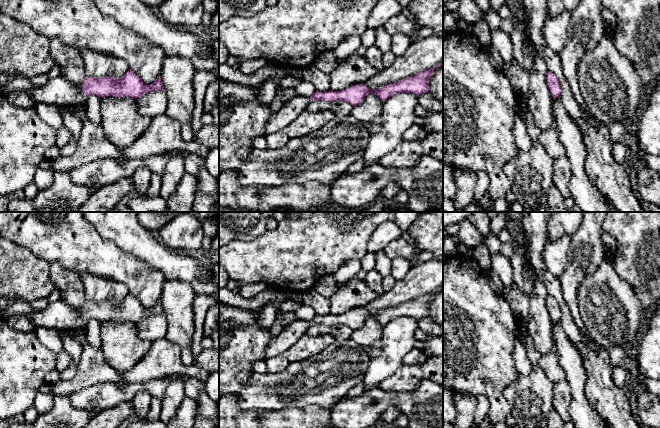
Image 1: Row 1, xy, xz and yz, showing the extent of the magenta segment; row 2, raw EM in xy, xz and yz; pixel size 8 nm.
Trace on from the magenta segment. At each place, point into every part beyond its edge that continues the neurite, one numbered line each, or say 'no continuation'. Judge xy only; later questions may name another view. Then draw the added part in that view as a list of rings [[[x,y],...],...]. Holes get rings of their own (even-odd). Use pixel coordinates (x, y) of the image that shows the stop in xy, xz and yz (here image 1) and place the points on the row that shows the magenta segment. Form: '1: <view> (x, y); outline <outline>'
1: xy (59, 91); outline [[[12,76],[0,80],[0,94],[13,91],[28,91],[33,100],[61,106],[74,106],[86,100],[88,96],[83,93],[82,86],[76,86],[63,76],[49,79],[43,86],[35,88],[31,79],[22,76]]]

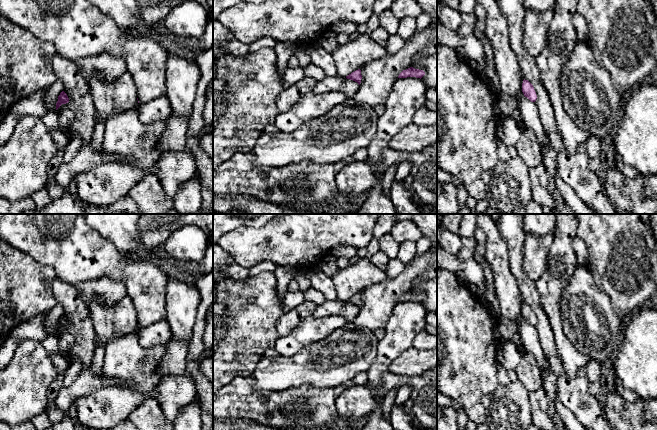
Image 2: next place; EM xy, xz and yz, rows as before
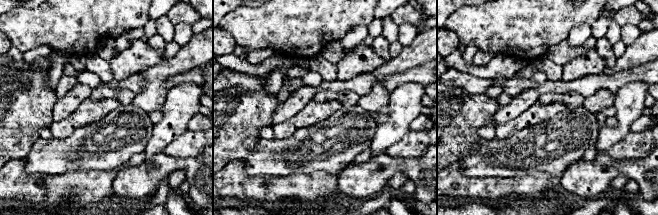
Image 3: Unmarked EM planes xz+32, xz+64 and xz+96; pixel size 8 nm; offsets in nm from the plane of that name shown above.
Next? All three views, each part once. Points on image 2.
no continuation

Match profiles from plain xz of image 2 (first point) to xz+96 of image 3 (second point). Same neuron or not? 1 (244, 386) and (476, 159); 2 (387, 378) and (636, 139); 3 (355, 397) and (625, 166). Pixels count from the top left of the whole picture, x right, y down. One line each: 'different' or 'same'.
1: different
2: different
3: same

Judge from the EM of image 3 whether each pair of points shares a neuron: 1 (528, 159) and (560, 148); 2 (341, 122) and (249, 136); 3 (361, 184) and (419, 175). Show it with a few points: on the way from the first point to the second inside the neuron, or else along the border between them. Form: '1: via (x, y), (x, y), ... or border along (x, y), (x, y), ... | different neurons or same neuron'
1: via (536, 151), (539, 148), (552, 148) | same neuron
2: border along (260, 138), (245, 157) | different neurons
3: via (375, 173), (382, 171), (386, 167), (405, 167) | same neuron

